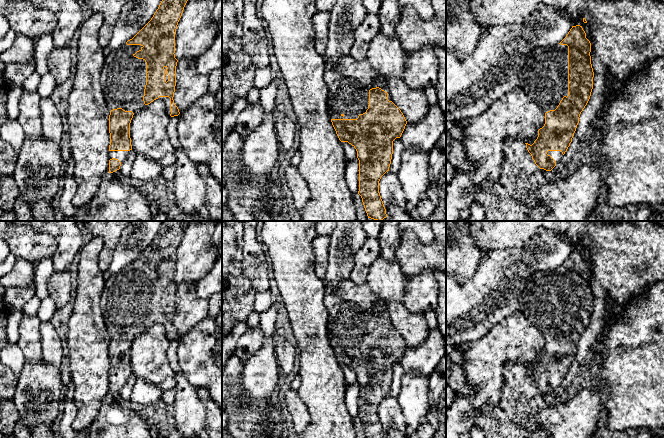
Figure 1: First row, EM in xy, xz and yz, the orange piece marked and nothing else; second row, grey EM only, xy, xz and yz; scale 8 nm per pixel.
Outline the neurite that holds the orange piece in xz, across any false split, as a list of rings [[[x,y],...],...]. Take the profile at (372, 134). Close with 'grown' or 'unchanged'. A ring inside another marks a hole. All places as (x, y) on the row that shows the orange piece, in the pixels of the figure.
[[[327,68],[324,81],[328,88],[328,114],[341,142],[348,142],[357,151],[359,160],[359,191],[368,218],[382,221],[387,217],[379,193],[379,181],[389,171],[393,141],[400,138],[407,121],[401,110],[391,101],[387,78],[380,77],[369,90],[352,78]]] | grown

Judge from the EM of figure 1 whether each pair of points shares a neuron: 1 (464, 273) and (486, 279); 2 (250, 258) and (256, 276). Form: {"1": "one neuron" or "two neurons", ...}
{"1": "two neurons", "2": "one neuron"}

